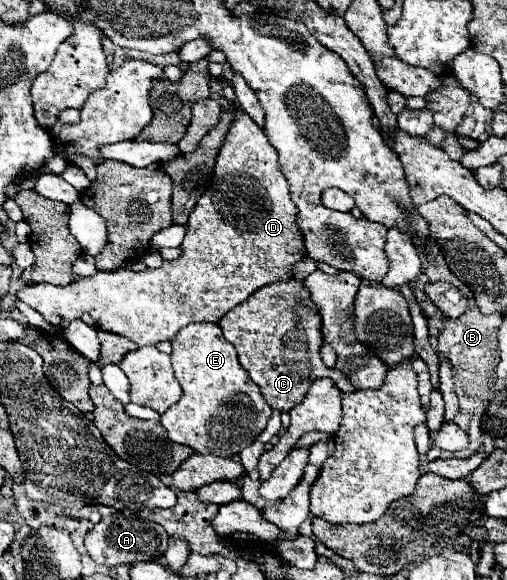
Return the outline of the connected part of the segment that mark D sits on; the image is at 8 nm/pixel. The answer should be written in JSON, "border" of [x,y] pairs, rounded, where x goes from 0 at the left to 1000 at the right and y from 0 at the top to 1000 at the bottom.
{"border":[[[454,186],[458,197],[462,197],[462,214],[442,241],[442,252],[426,272],[426,290],[422,290],[422,307],[418,307],[418,321],[406,328],[406,334],[391,345],[387,359],[379,362],[375,369],[375,379],[367,386],[367,410],[359,417],[359,441],[343,452],[331,452],[308,466],[296,466],[288,462],[284,469],[256,469],[249,462],[237,462],[237,466],[221,466],[221,469],[189,469],[185,476],[170,476],[170,479],[154,479],[146,486],[138,486],[134,493],[103,493],[103,490],[55,490],[47,493],[43,500],[36,500],[39,507],[39,517],[47,524],[55,524],[59,531],[67,531],[71,538],[79,538],[87,545],[87,552],[95,559],[103,559],[107,566],[126,566],[134,562],[142,552],[154,552],[166,538],[181,545],[185,559],[197,566],[197,569],[209,569],[209,572],[221,572],[221,576],[237,576],[245,583],[256,583],[260,590],[268,590],[272,597],[304,597],[320,586],[339,586],[339,579],[351,576],[351,569],[367,559],[379,559],[379,555],[430,555],[450,534],[458,534],[462,528],[469,528],[473,521],[481,521],[501,500],[525,493],[525,490],[540,490],[540,486],[564,486],[576,479],[576,462],[584,452],[592,452],[596,445],[604,445],[604,424],[600,424],[600,407],[584,386],[584,355],[580,348],[572,345],[572,328],[568,328],[568,314],[552,293],[552,283],[548,283],[548,266],[540,259],[540,252],[529,245],[521,224],[513,217],[505,217],[485,193],[473,193],[473,190],[462,190]]]}

